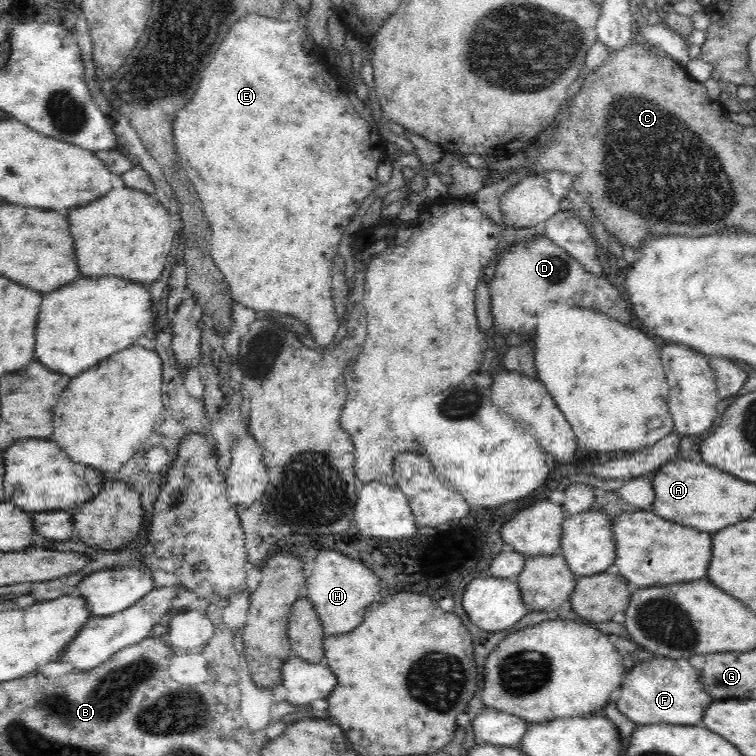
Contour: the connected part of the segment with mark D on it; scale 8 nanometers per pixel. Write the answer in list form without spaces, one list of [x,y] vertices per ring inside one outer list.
[[[536,235],[529,241],[520,241],[508,247],[499,258],[494,275],[488,285],[491,313],[494,317],[493,326],[504,337],[509,334],[524,335],[536,331],[536,323],[540,314],[548,307],[560,304],[576,304],[580,308],[594,308],[594,310],[603,312],[628,325],[637,324],[635,315],[631,310],[631,304],[624,297],[619,285],[607,280],[605,275],[594,275],[588,272],[578,259],[560,248],[546,235]]]

